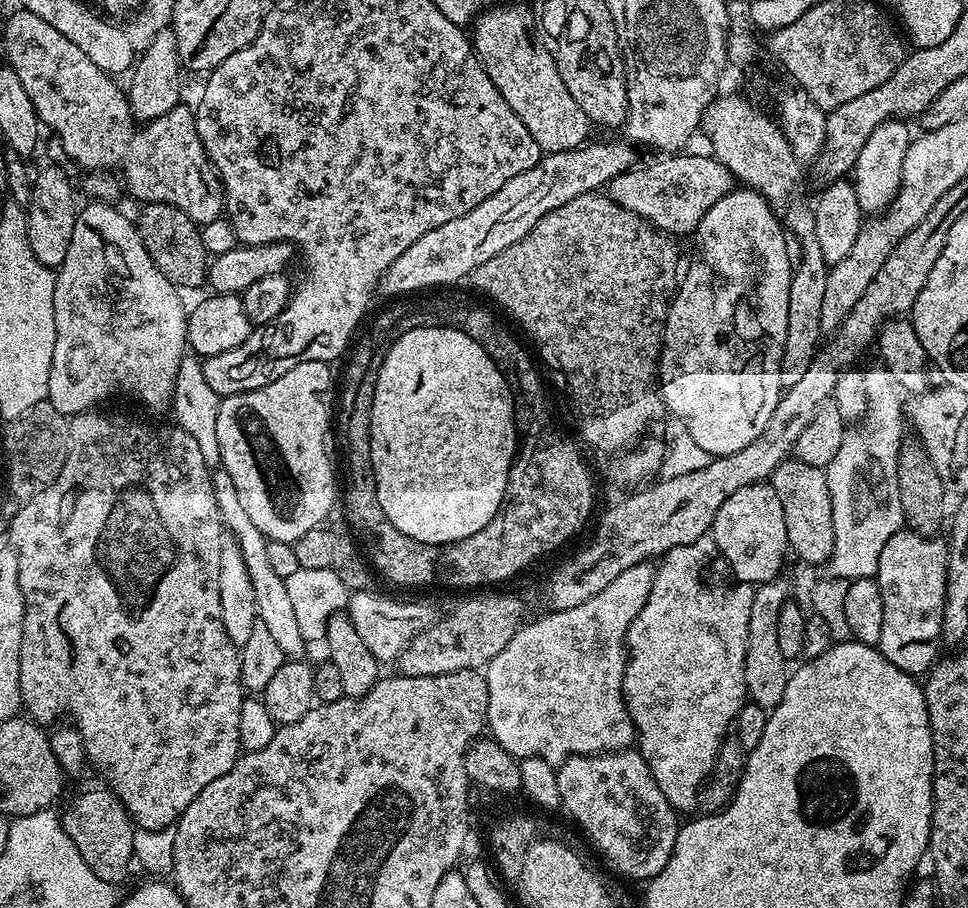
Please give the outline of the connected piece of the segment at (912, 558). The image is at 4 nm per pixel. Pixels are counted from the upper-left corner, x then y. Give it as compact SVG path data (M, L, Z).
M901 530L896 532L890 538L890 542L886 542L886 546L882 546L882 554L878 558L878 570L874 579L878 582L878 586L882 590L882 638L878 645L881 654L890 662L894 662L894 666L898 666L898 670L902 670L906 674L920 678L932 669L932 665L936 663L941 655L942 641L942 610L946 606L946 576L948 566L948 545L943 539L936 536L919 536L916 532Z

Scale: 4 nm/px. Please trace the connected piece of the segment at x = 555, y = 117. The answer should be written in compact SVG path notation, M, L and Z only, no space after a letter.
M527 3L487 9L476 17L470 39L486 74L490 74L490 82L498 86L506 106L522 118L522 126L530 130L541 153L574 150L589 139L588 115L574 102L566 82L562 82L562 74L558 74L558 66L554 66L554 58L534 35L534 17Z

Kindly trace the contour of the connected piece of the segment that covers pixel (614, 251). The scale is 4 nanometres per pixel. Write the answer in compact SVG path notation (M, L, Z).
M597 190L594 192L587 192L586 194L578 194L578 198L574 198L570 202L566 202L566 206L558 206L558 210L550 210L550 214L546 214L544 217L538 221L529 232L526 233L518 242L514 242L514 246L506 246L506 250L502 250L498 254L494 254L494 258L490 258L490 262L482 262L482 266L478 266L472 271L470 277L470 283L477 288L484 296L489 296L510 319L516 320L516 324L529 336L530 339L536 343L536 348L540 351L540 356L549 364L552 368L557 368L558 371L564 375L564 380L568 383L568 392L572 395L572 408L576 411L576 420L580 423L580 436L579 439L589 444L592 448L597 448L600 452L612 452L611 454L619 454L635 445L637 441L645 435L644 432L660 415L665 415L666 409L663 400L660 399L660 394L658 391L658 365L660 363L660 345L664 342L664 323L668 317L668 306L669 303L678 287L678 273L682 268L682 260L680 264L680 252L676 249L677 241L673 237L669 236L666 232L660 232L658 229L652 227L652 225L647 224L644 219L638 214L634 214L630 210L626 210L622 206L618 206L618 202L614 202L608 197L603 191Z

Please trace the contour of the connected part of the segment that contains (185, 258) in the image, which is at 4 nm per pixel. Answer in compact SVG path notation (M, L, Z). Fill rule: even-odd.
M166 203L145 204L136 218L137 232L151 260L163 276L177 288L196 288L207 281L208 253L201 240L201 229L177 207Z

